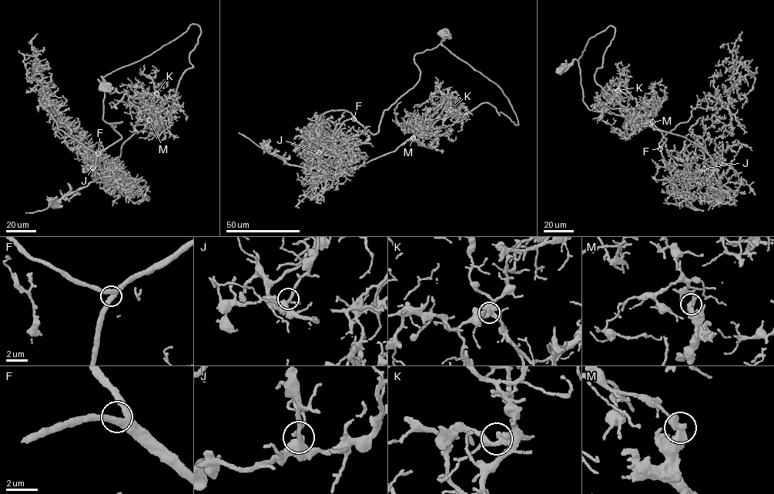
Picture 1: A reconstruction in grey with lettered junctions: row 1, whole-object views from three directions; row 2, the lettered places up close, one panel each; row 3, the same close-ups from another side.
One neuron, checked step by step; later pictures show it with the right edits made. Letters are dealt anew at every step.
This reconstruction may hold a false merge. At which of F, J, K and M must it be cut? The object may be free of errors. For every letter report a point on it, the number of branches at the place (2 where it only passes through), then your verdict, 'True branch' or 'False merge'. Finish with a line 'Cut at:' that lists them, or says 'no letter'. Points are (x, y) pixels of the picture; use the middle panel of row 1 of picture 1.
F: Place: (353, 118). Branches: 3. True branch
J: Place: (319, 152). Branches: 2. True branch
K: Place: (450, 109). Branches: 2. True branch
M: Place: (413, 138). Branches: 2. False merge
Cut at: M

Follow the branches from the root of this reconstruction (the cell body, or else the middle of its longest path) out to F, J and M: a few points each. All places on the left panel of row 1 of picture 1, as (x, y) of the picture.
F: (102, 87), (103, 118), (108, 123), (122, 121), (115, 127), (109, 124), (121, 138), (98, 153)
J: (102, 87), (103, 118), (122, 121), (109, 124), (121, 138), (98, 153), (97, 172), (92, 168)
M: (102, 87), (102, 76), (199, 26), (192, 67), (172, 105), (149, 120)

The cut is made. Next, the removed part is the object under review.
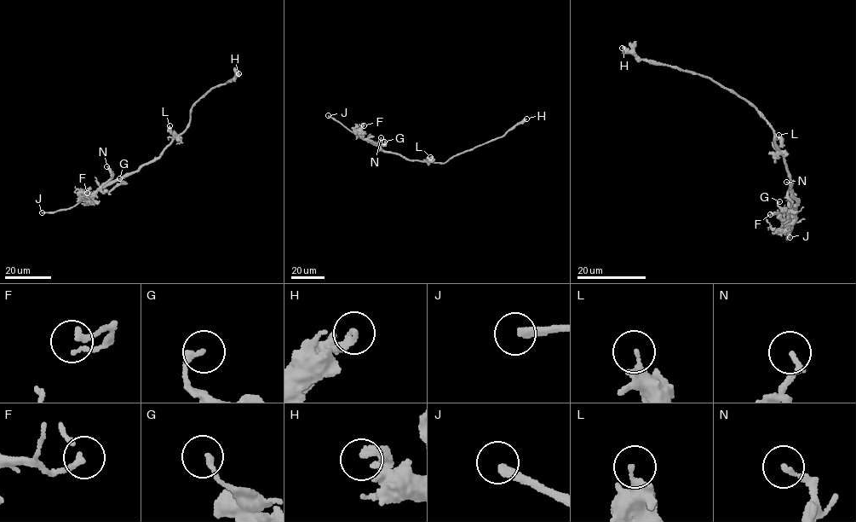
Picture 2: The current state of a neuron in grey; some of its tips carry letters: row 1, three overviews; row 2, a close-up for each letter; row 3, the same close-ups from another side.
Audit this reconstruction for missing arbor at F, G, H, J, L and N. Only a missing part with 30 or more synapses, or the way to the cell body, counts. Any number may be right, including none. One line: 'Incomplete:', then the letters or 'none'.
Incomplete: J

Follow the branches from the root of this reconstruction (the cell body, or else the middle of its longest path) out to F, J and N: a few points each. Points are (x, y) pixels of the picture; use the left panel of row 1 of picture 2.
F: (175, 138), (159, 157), (138, 170), (126, 173), (94, 193), (80, 191), (87, 193)
J: (175, 138), (158, 157), (94, 191), (73, 206), (42, 212)
N: (175, 138), (158, 157), (100, 189), (100, 186), (112, 177), (111, 169), (106, 166)

